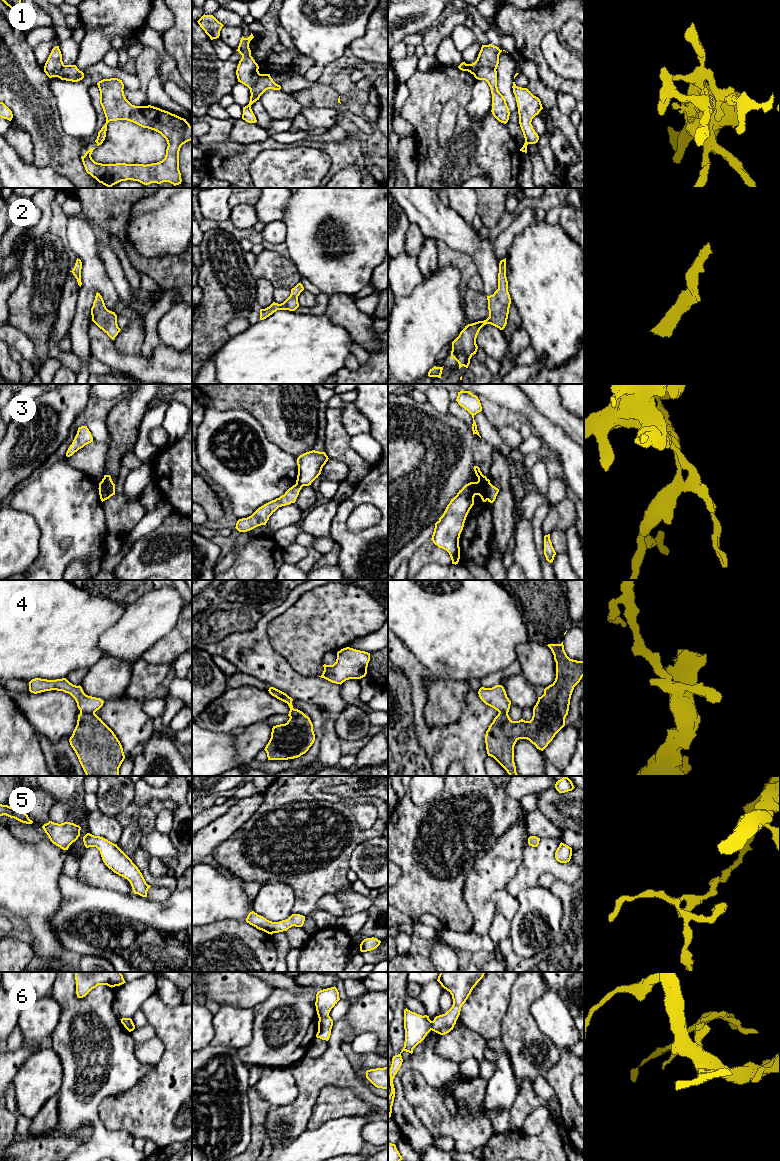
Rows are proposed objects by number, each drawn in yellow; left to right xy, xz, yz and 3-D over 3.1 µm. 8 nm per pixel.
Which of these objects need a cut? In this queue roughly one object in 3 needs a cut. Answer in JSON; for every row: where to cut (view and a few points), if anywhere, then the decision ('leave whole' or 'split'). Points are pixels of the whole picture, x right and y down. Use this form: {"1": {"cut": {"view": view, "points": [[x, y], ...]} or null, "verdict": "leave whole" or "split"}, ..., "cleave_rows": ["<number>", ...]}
{"1": {"cut": {"view": "yz", "points": [[495, 69], [480, 67], [473, 74]]}, "verdict": "split"}, "2": {"cut": null, "verdict": "leave whole"}, "3": {"cut": {"view": "xy", "points": [[99, 483], [103, 491], [104, 500]]}, "verdict": "split"}, "4": {"cut": {"view": "xy", "points": [[80, 711], [94, 714]]}, "verdict": "split"}, "5": {"cut": null, "verdict": "leave whole"}, "6": {"cut": {"view": "xz", "points": [[328, 1015], [319, 1019]]}, "verdict": "split"}, "cleave_rows": ["1", "3", "4", "6"]}

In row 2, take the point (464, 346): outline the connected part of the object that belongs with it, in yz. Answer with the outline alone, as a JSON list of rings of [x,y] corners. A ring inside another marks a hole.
[[[506,258],[499,263],[498,289],[493,295],[487,296],[487,300],[489,317],[484,321],[465,326],[459,336],[452,342],[450,359],[454,358],[458,362],[459,369],[462,366],[468,368],[471,357],[476,354],[478,349],[476,338],[484,325],[491,324],[503,330],[507,324],[511,298],[506,277]]]

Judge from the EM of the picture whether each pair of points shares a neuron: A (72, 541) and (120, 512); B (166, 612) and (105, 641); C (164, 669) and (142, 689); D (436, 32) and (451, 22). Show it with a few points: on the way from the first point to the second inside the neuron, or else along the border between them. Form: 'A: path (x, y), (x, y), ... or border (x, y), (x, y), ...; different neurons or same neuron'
A: border (101, 502), (108, 533); different neurons
B: path (151, 617), (128, 639), (120, 641); same neuron
C: path (159, 672), (147, 684); same neuron
D: path (440, 32), (447, 26); same neuron

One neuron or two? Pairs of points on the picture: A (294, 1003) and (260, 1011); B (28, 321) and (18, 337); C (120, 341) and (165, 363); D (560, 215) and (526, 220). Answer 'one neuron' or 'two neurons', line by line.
A: one neuron
B: two neurons
C: two neurons
D: two neurons

